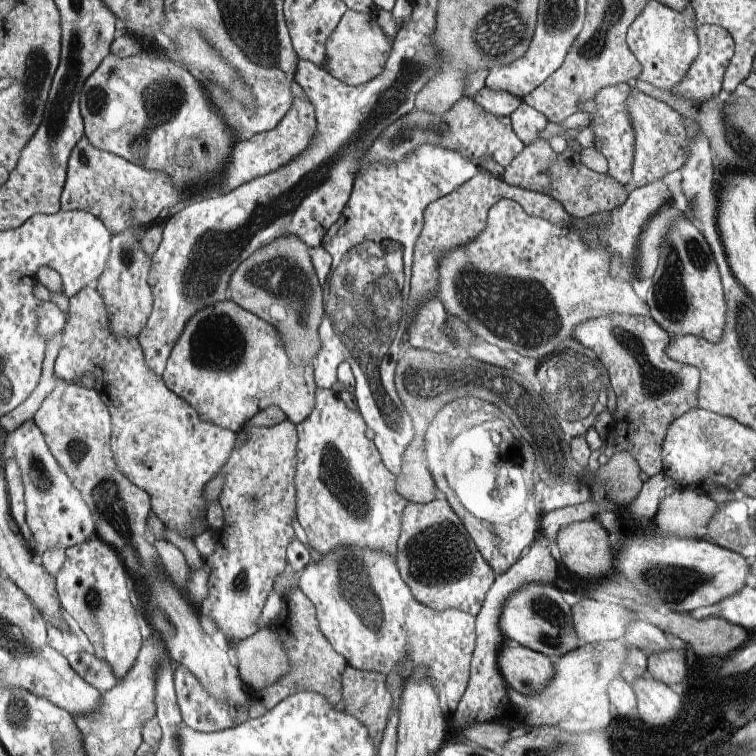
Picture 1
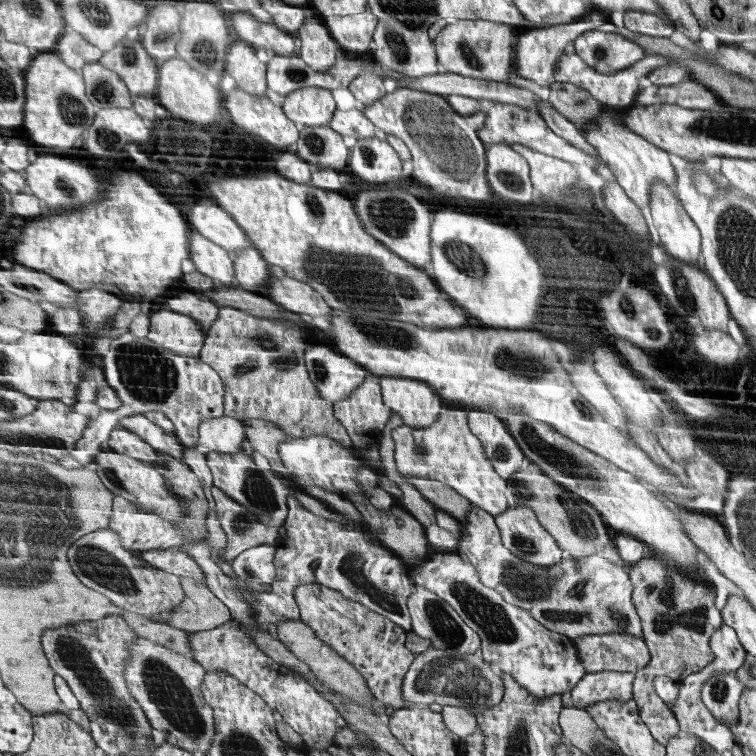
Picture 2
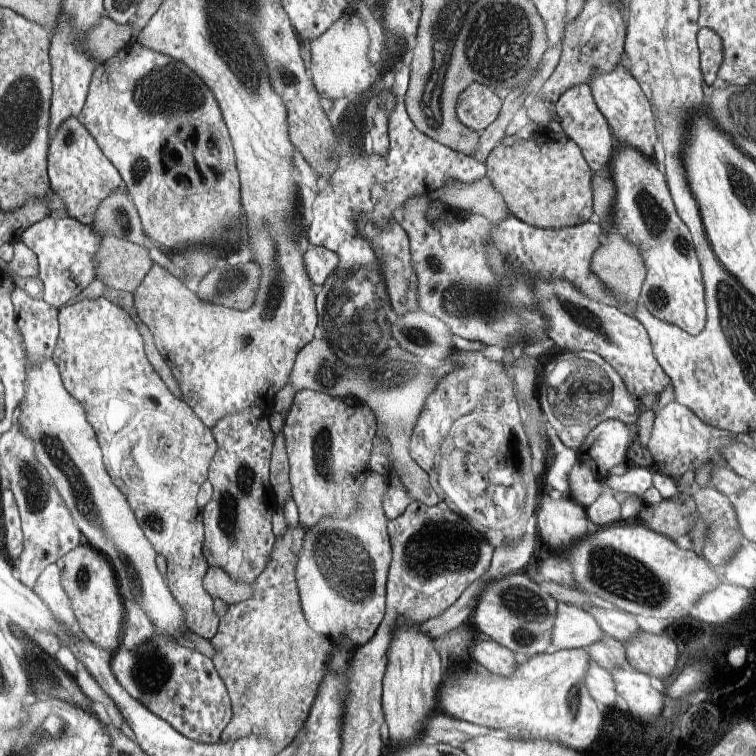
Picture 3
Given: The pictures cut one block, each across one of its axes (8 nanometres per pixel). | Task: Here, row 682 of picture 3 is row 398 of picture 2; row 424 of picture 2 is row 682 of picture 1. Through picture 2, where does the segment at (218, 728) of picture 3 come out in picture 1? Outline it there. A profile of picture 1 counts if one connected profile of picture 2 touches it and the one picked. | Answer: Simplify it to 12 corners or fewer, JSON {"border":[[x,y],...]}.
{"border":[[174,665],[183,723],[201,733],[233,725],[217,700],[189,668]]}

